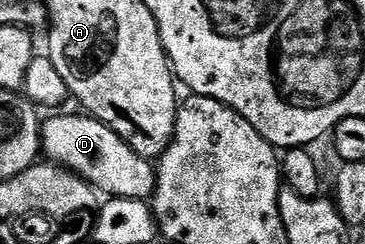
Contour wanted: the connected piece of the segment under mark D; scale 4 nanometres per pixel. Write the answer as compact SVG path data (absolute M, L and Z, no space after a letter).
M53 114L50 120L46 119L41 126L41 152L44 153L52 163L60 164L62 168L67 168L69 171L74 172L75 175L81 176L88 182L90 186L96 188L98 193L104 194L109 198L116 198L118 200L144 200L148 201L157 188L157 173L156 167L150 162L141 157L135 150L131 150L131 146L127 146L123 141L119 138L119 134L115 134L111 129L106 126L103 122L99 122L98 120L93 119L92 116L88 114L80 114L81 116L57 116L61 114Z

